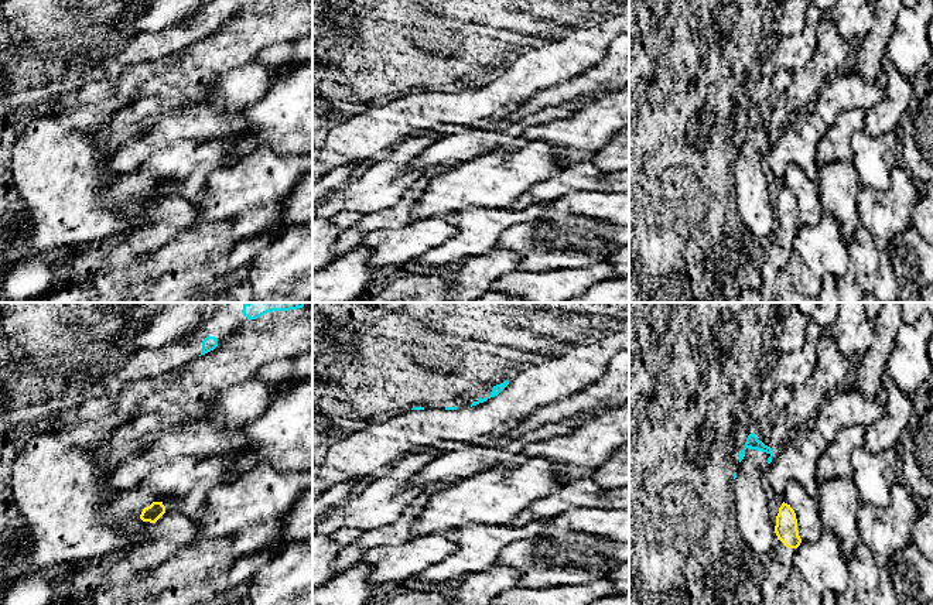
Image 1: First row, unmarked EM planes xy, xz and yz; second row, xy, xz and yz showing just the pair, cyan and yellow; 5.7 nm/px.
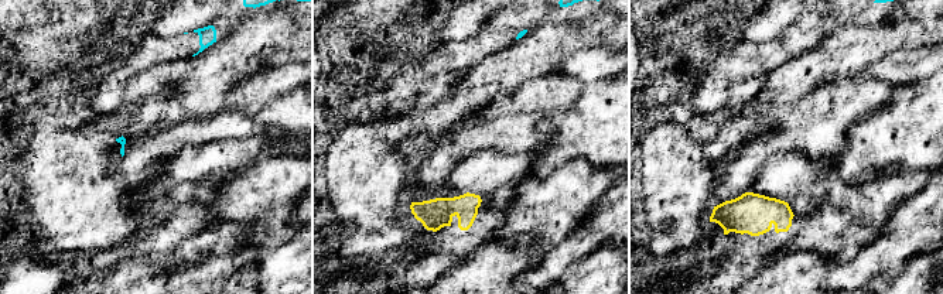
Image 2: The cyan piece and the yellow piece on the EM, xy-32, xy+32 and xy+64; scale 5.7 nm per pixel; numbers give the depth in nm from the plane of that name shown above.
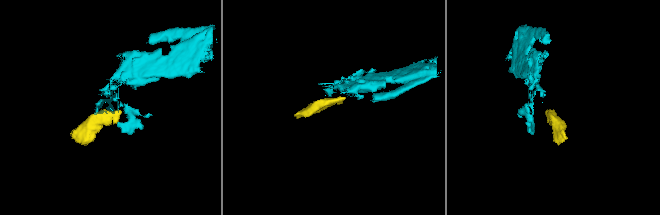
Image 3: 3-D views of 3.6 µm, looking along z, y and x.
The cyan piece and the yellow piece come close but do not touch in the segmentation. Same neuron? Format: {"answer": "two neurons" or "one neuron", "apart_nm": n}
{"answer": "two neurons", "apart_nm": 240}

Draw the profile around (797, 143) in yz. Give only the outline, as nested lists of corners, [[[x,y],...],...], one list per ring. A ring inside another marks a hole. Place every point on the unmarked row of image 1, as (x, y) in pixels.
[[[803,110],[789,116],[786,127],[773,134],[766,167],[782,178],[786,167],[799,165],[813,181],[818,180],[817,150],[828,126],[814,113]]]

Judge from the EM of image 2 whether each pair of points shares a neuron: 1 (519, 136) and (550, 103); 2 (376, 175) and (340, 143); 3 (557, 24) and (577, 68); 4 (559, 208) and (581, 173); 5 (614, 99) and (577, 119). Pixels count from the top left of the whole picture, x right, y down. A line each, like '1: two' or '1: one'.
1: one
2: one
3: two
4: one
5: one

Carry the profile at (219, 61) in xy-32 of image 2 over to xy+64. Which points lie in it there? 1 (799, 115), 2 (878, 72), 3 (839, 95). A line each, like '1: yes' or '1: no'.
1: no
2: no
3: no

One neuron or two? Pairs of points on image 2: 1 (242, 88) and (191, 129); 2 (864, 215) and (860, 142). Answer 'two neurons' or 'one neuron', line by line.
1: one neuron
2: two neurons

